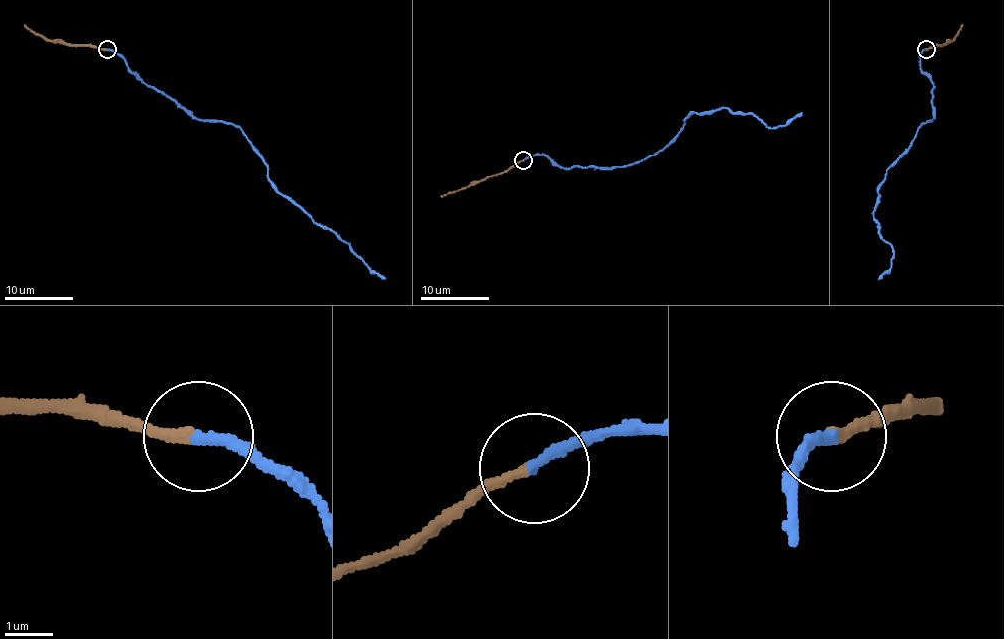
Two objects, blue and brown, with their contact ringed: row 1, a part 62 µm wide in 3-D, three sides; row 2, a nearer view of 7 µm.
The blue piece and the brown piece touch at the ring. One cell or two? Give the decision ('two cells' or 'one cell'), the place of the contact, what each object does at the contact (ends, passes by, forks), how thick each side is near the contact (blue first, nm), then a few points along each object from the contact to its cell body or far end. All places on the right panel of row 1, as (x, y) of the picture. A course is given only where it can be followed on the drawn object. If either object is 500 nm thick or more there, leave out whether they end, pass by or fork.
one cell; place (926, 49); blue ends; brown ends; calibres 260 and 240 nm; course blue (926, 49), (921, 69), (933, 83), (933, 117), (878, 191), (873, 218), (893, 252), (892, 266), (878, 278); course brown (926, 49), (950, 42), (962, 25)

